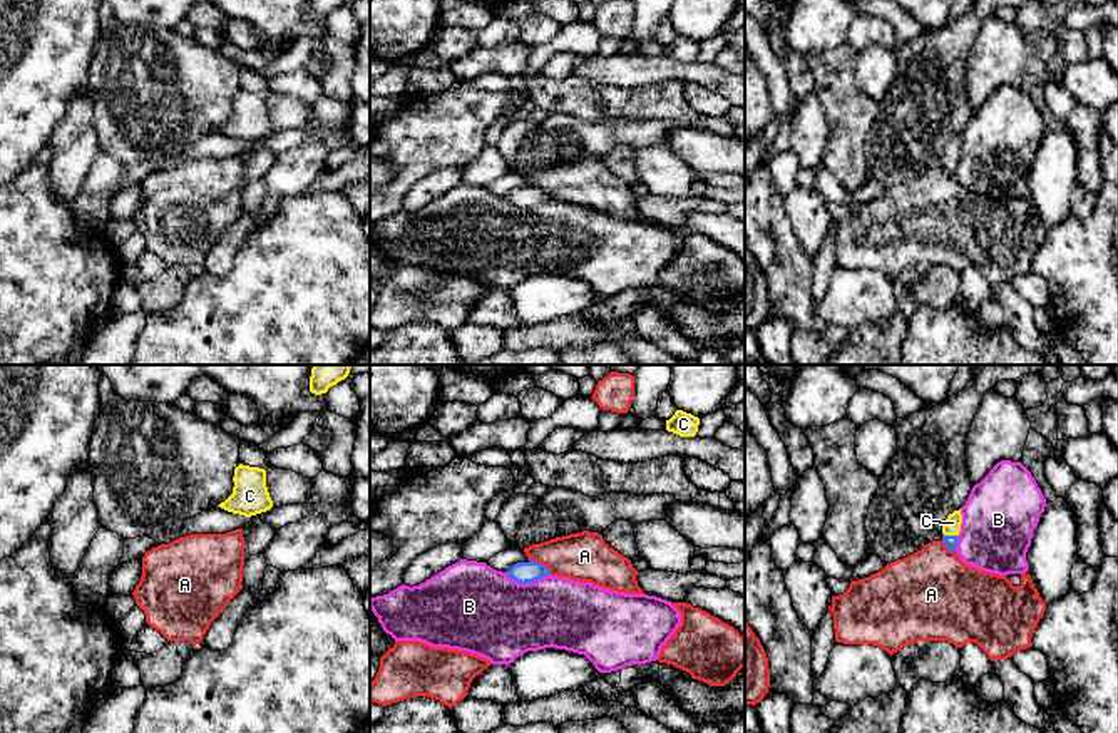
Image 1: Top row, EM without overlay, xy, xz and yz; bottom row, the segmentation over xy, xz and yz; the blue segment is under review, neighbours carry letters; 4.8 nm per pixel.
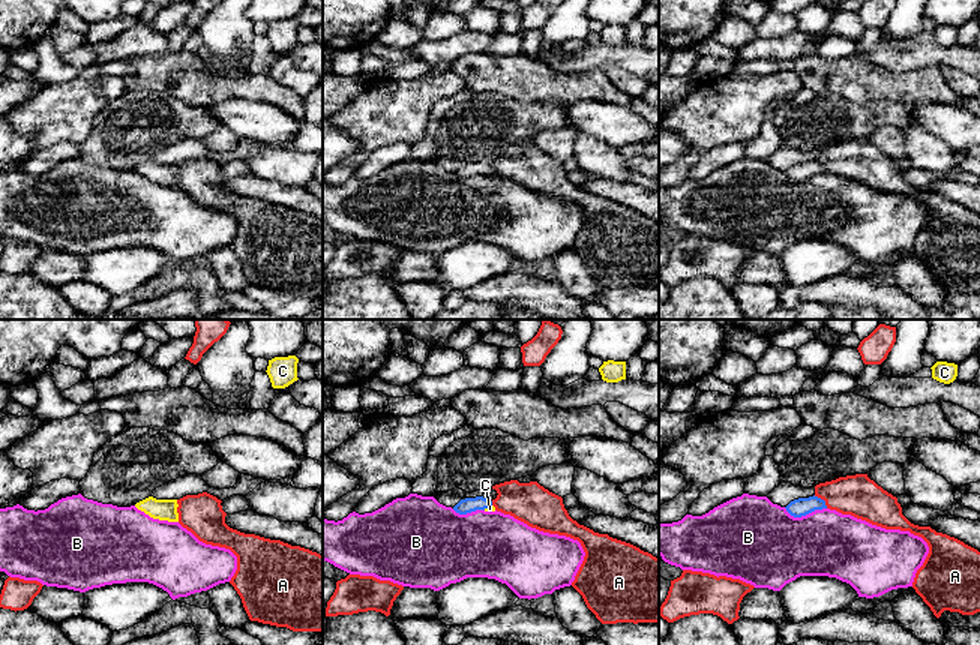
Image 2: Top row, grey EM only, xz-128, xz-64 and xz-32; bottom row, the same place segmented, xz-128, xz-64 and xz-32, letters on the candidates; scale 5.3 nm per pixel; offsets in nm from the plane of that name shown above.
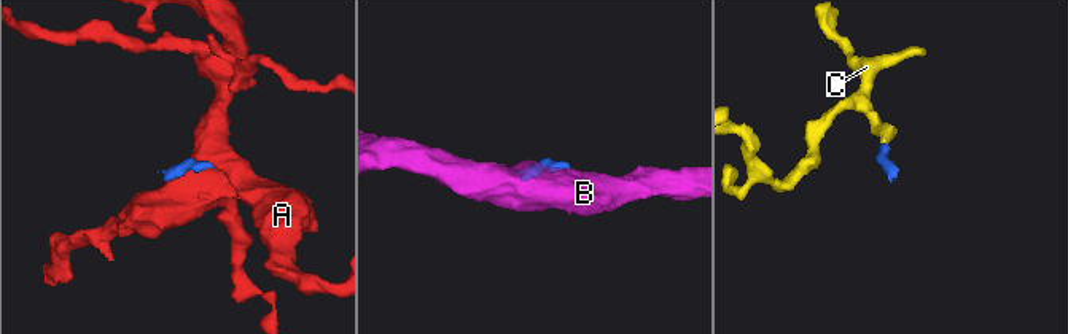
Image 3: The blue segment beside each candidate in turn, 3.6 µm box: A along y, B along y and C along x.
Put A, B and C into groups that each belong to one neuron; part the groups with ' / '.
A / B / C

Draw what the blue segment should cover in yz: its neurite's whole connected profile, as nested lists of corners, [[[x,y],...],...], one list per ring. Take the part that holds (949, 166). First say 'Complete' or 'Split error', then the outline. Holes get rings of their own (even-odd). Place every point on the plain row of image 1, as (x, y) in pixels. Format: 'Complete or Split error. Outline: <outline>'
Split error. Outline: [[[959,134],[949,139],[942,151],[942,159],[944,159],[942,167],[949,176],[956,176],[957,172],[957,161],[961,157],[961,149],[962,149],[962,139]]]

